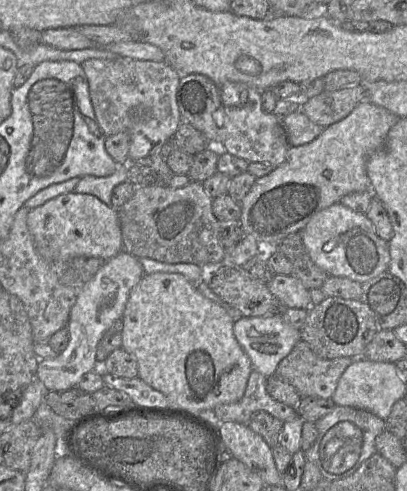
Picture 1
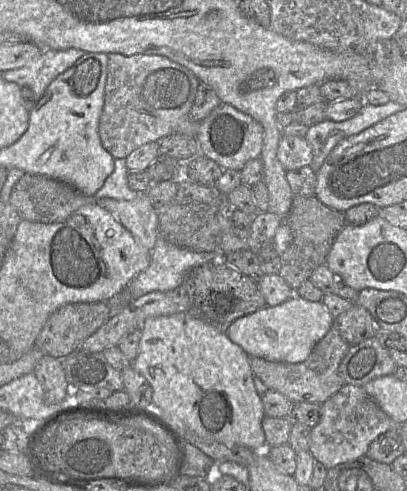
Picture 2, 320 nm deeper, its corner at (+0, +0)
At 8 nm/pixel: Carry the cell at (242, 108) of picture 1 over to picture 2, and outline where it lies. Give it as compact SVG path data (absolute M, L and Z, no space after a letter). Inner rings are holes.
M282 135L277 148L277 158L285 171L296 170L311 165L313 152L304 137Z

